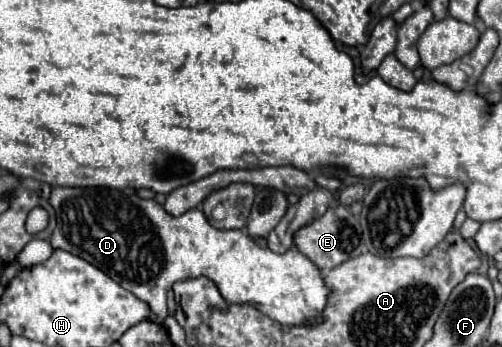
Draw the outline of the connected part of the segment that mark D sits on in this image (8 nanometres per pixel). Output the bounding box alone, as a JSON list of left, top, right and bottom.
[49,187,327,325]

